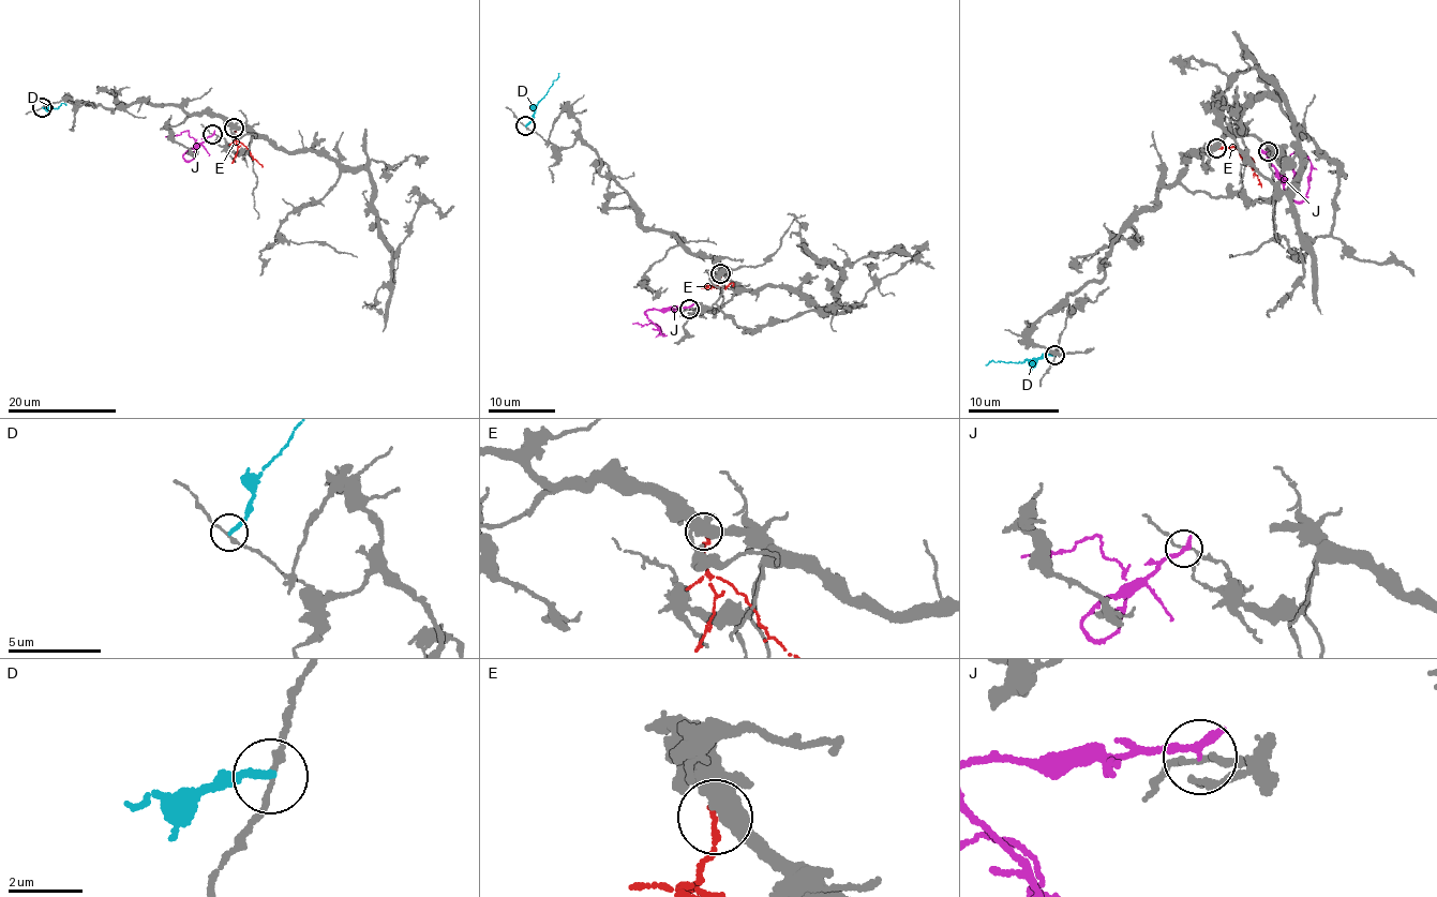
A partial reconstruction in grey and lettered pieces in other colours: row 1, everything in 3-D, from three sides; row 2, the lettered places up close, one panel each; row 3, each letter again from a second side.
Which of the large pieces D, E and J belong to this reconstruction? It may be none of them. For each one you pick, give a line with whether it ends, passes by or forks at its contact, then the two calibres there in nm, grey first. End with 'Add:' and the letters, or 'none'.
Add: none

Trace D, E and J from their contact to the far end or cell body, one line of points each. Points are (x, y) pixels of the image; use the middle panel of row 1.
D: (525, 125), (529, 123), (534, 109), (559, 73)
E: (720, 273), (715, 286), (726, 288), (730, 282), (731, 285)
J: (690, 309), (645, 311), (662, 335), (661, 329), (652, 323), (633, 323)

